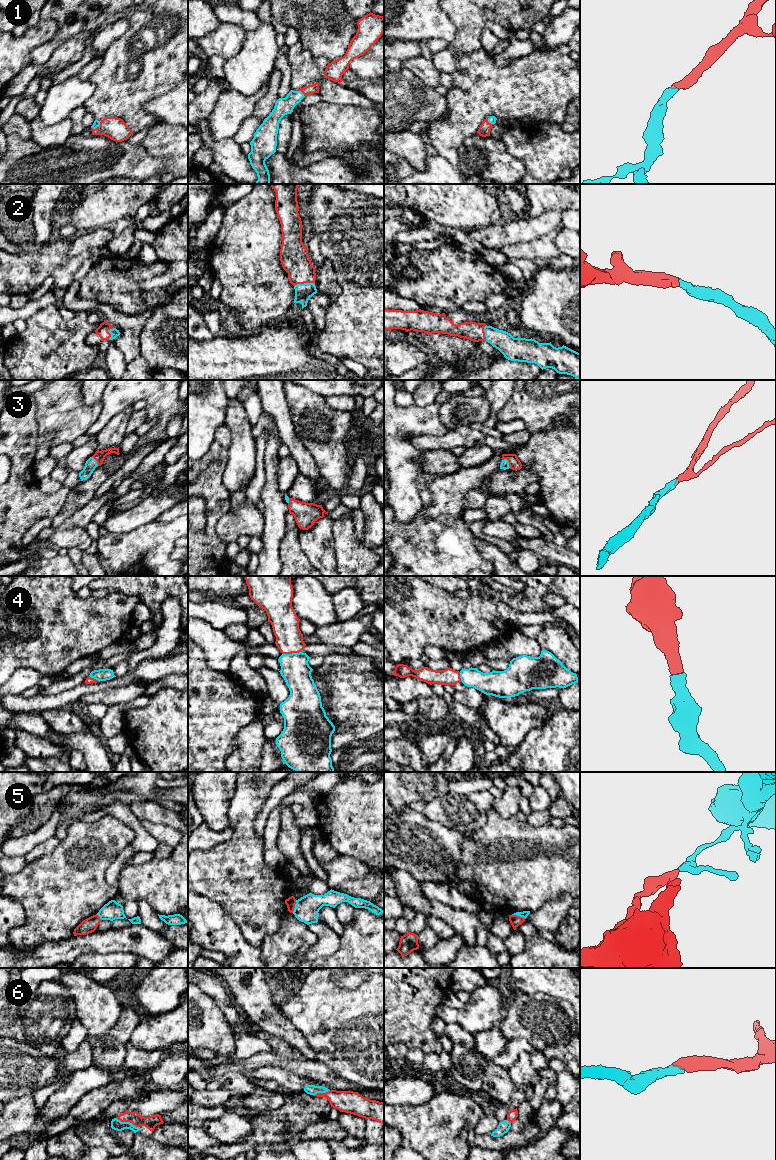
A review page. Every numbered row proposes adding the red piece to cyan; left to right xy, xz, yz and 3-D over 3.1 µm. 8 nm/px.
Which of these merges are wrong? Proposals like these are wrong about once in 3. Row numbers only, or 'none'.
5

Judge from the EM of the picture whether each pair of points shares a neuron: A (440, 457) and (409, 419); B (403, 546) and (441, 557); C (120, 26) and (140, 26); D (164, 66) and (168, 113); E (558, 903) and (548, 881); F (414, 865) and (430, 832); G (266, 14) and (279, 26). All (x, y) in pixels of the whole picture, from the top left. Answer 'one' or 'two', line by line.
A: two
B: one
C: two
D: two
E: two
F: one
G: one

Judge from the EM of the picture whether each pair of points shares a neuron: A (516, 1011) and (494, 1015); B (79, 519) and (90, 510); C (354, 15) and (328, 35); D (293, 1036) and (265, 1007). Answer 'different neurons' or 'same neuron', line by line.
A: different neurons
B: same neuron
C: different neurons
D: same neuron

